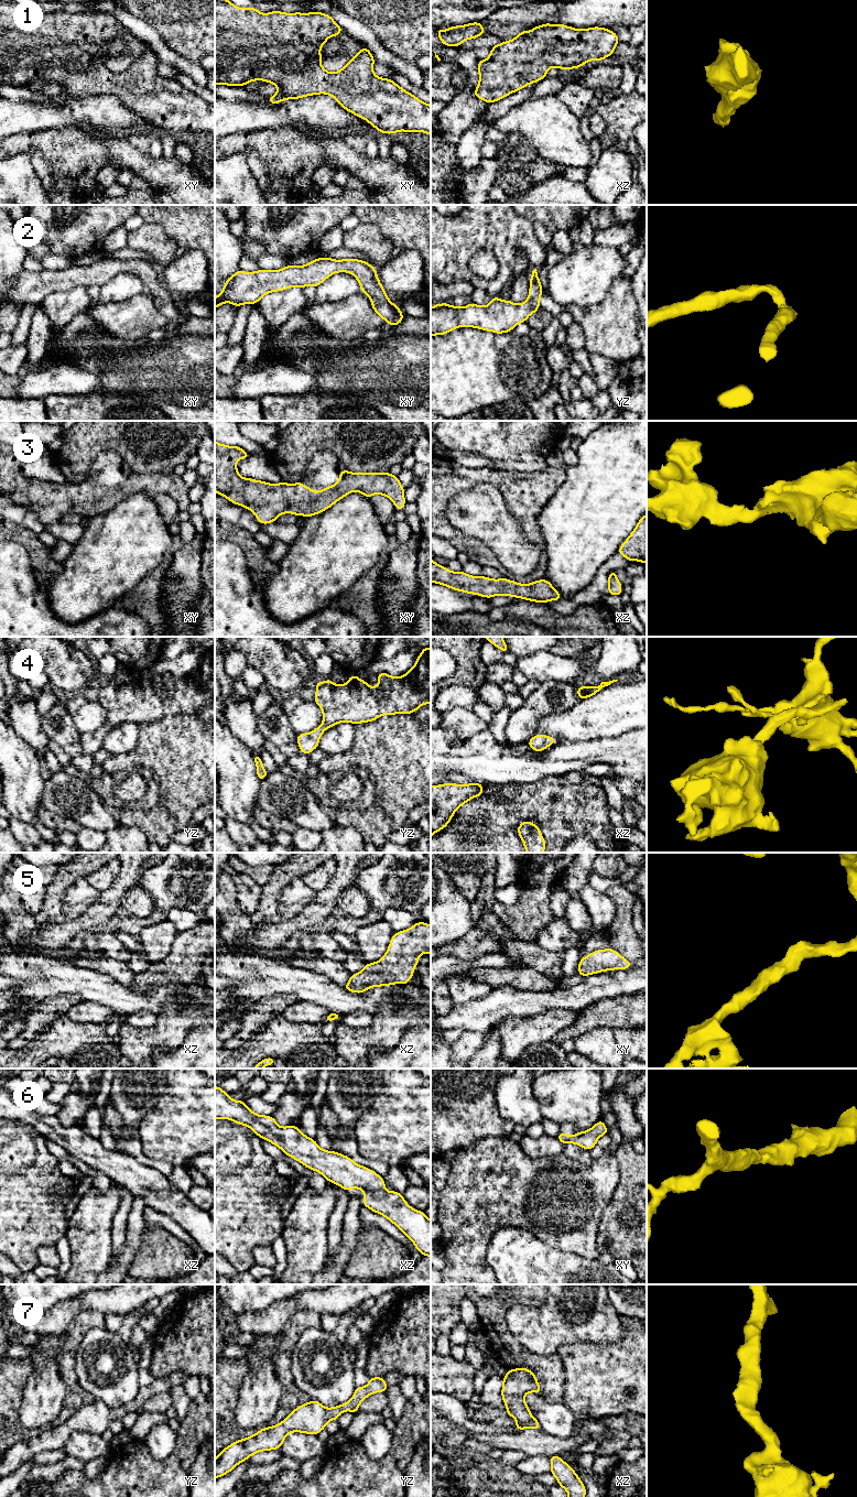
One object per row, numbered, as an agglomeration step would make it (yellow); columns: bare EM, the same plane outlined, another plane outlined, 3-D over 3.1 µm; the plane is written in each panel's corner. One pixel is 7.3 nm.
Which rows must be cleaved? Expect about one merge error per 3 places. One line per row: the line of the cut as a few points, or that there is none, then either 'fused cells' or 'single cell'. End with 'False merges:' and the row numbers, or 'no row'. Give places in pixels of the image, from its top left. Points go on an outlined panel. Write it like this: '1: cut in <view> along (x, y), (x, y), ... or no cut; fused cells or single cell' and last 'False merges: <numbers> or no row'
1: no cut; single cell
2: no cut; single cell
3: no cut; single cell
4: no cut; single cell
5: no cut; single cell
6: no cut; single cell
7: no cut; single cell
False merges: no row

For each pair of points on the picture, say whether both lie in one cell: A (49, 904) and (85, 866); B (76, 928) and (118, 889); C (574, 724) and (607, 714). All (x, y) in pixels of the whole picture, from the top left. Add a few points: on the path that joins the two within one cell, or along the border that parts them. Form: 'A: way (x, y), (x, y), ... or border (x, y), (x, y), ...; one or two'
A: way (54, 893), (74, 871); one
B: way (87, 921), (109, 900); one
C: way (582, 722), (599, 716); one

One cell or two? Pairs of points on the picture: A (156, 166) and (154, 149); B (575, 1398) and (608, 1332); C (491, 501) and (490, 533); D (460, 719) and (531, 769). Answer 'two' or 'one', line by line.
A: two
B: two
C: one
D: two

